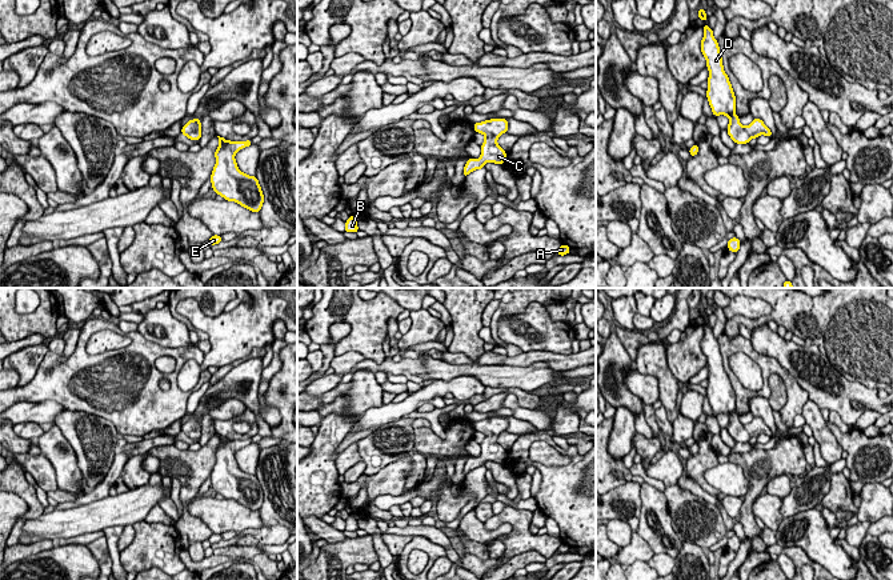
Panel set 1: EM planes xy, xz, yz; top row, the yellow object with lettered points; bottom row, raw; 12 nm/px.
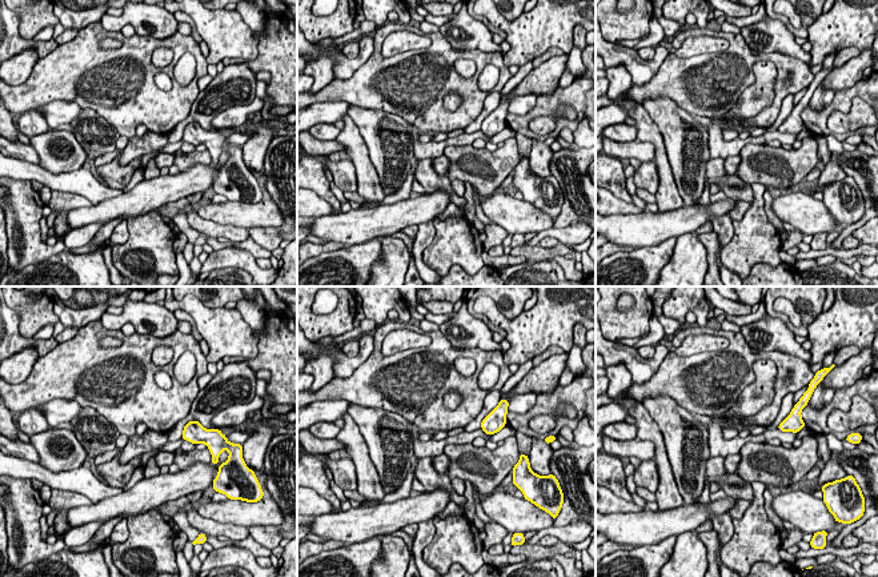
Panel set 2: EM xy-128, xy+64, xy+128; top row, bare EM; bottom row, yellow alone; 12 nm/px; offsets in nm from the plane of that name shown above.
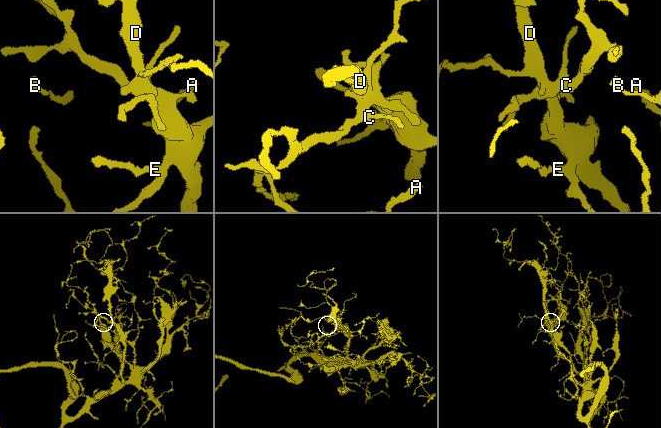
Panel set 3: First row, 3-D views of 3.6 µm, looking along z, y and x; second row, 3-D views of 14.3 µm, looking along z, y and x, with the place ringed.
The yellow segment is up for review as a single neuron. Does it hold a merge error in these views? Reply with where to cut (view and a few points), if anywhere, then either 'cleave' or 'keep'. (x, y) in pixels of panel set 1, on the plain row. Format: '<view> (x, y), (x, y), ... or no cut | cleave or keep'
no cut | keep

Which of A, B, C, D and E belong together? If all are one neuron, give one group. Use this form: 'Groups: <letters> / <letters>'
Groups: A B C D E

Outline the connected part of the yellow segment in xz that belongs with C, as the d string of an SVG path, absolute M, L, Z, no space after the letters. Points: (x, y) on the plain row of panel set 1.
M490 417L481 421L474 421L474 431L485 435L481 443L481 455L478 457L469 457L464 465L464 475L466 476L476 468L482 468L484 463L490 460L494 463L504 463L506 451L497 443L497 437L508 429L508 419Z

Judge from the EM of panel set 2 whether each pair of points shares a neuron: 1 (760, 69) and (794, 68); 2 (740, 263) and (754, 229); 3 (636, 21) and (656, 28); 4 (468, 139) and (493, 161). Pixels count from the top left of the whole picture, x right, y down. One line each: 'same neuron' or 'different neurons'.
1: different neurons
2: same neuron
3: different neurons
4: different neurons

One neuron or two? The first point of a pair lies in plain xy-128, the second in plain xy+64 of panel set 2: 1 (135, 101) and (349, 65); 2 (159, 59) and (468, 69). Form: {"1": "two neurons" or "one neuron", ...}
{"1": "two neurons", "2": "one neuron"}

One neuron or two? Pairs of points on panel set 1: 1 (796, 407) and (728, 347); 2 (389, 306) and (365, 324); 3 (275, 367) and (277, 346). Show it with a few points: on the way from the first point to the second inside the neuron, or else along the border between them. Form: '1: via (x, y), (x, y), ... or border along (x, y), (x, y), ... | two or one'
1: via (792, 386), (777, 368), (768, 366), (749, 351) | one
2: via (384, 307), (371, 319) | one
3: via (276, 362), (276, 351) | one

